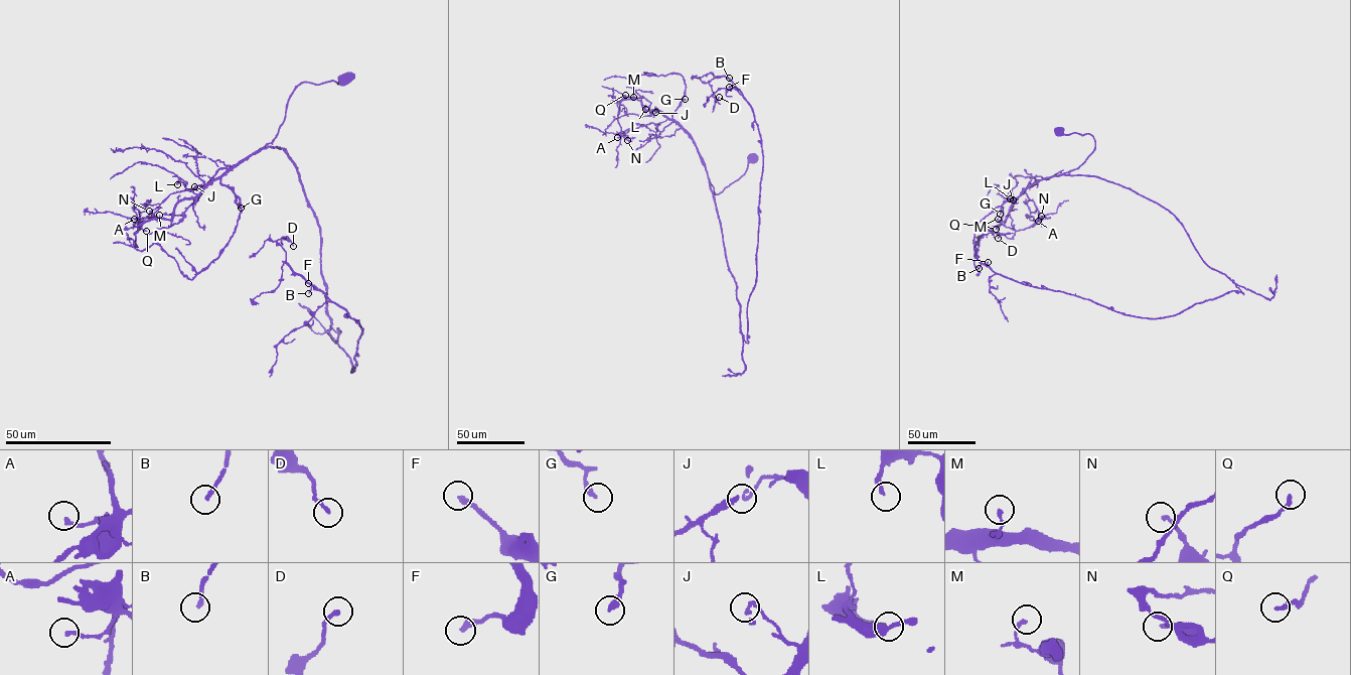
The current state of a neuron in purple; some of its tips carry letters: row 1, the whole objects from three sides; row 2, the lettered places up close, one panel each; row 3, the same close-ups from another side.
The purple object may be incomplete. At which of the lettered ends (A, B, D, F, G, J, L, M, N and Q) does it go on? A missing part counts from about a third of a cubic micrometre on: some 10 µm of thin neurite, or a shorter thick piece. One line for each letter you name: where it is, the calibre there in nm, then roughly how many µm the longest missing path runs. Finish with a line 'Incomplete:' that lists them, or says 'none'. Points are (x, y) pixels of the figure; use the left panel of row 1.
B: at (308, 293); 200 nm thick; about 30 µm are missing
Incomplete: B

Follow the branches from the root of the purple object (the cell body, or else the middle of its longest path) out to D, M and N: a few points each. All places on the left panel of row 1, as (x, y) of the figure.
D: (347, 78), (301, 83), (264, 147), (289, 156), (316, 219), (351, 373), (360, 325), (277, 241), (293, 246)
M: (347, 78), (339, 84), (301, 83), (271, 142), (195, 196), (183, 197), (171, 220), (159, 215)
N: (347, 78), (301, 83), (271, 142), (183, 197), (171, 220), (144, 221), (135, 234), (149, 211)

